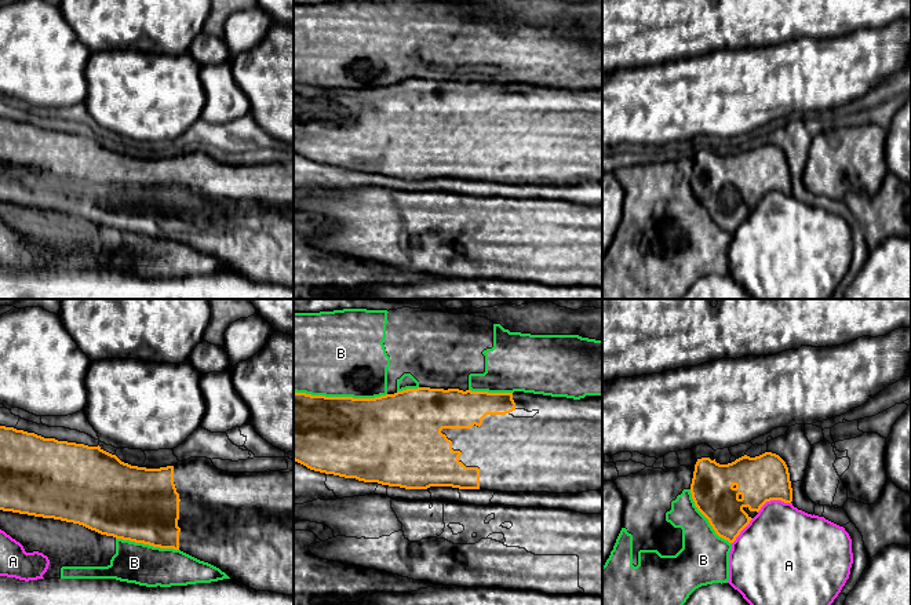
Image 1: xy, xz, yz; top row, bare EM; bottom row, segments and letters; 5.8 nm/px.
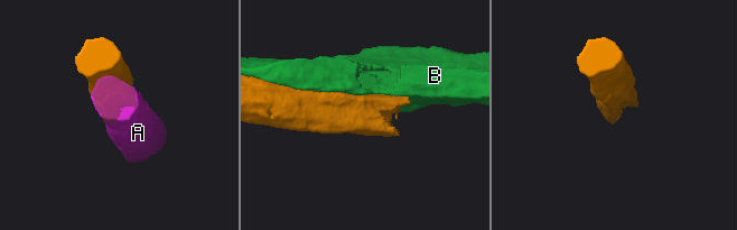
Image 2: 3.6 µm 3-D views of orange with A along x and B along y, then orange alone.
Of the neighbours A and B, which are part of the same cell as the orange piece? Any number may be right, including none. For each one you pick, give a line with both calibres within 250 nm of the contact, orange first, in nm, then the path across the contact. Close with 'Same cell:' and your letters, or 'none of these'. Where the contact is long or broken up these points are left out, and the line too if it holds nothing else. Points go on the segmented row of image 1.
Same cell: none of these

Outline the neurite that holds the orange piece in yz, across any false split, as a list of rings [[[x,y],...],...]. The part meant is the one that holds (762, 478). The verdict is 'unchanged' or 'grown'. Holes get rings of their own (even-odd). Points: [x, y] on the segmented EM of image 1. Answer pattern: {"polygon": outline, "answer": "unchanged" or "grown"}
{"polygon": [[[776,453],[747,455],[728,464],[697,459],[690,493],[697,510],[715,533],[733,543],[770,500],[792,502],[786,462]]], "answer": "grown"}

